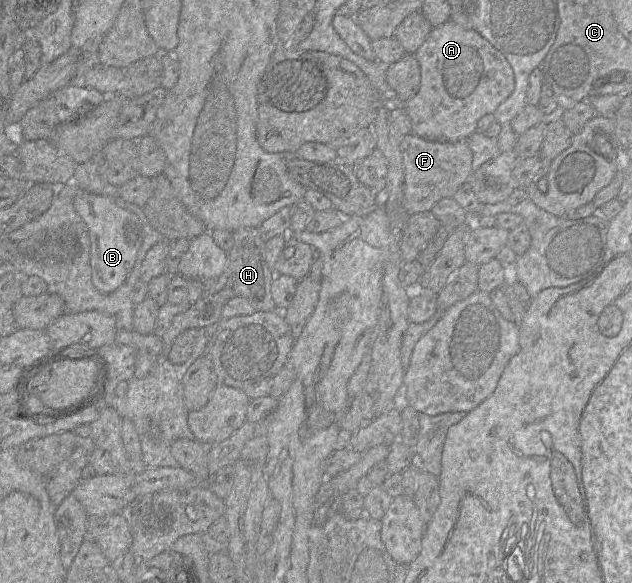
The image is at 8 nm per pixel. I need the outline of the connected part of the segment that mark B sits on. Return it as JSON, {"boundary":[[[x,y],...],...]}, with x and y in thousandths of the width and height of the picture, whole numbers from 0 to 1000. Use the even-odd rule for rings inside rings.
{"boundary":[[[123,326],[117,355],[134,381],[142,407],[142,455],[149,491],[161,503],[182,499],[207,467],[226,415],[220,372],[187,352],[180,340]]]}

